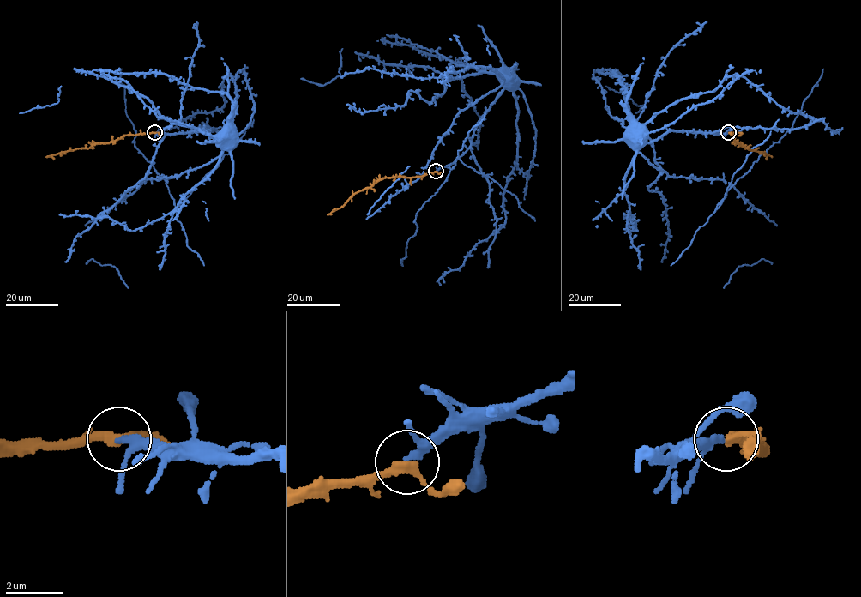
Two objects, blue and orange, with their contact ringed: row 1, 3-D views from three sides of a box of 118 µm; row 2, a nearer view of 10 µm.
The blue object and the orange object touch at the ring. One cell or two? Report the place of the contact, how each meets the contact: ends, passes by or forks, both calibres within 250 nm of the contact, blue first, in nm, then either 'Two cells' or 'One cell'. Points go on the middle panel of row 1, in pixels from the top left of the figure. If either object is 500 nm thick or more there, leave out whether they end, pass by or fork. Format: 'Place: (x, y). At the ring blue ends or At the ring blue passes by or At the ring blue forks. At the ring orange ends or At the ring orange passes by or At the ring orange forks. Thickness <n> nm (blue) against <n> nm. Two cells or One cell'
Place: (436, 171). At the ring blue passes by. At the ring orange passes by. Thickness 240 nm (blue) against 280 nm. One cell

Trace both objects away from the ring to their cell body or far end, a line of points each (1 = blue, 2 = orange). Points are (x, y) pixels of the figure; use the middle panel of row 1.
1: (436, 171), (451, 165), (470, 146), (475, 125), (503, 88), (501, 75), (507, 70)
2: (436, 171), (421, 176), (381, 178), (356, 192), (343, 205), (327, 214)

